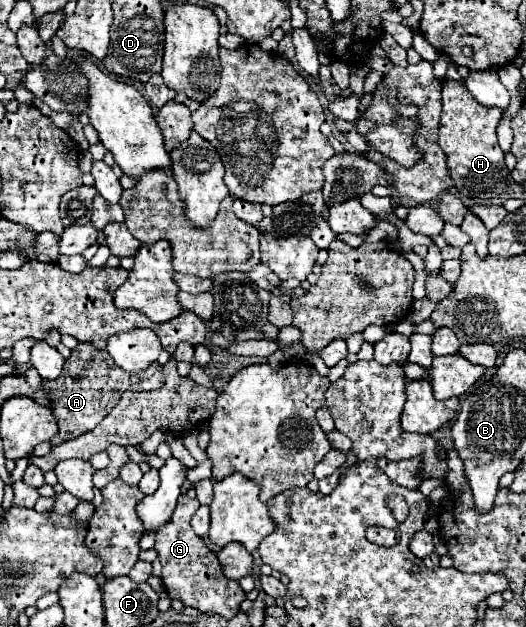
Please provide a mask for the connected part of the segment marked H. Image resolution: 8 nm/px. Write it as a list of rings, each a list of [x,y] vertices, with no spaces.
[[[446,78],[442,82],[442,120],[438,144],[448,158],[448,170],[464,198],[498,200],[508,192],[508,170],[504,164],[504,152],[496,140],[496,126],[502,118],[498,108],[488,108],[476,102],[468,88],[456,80]]]

